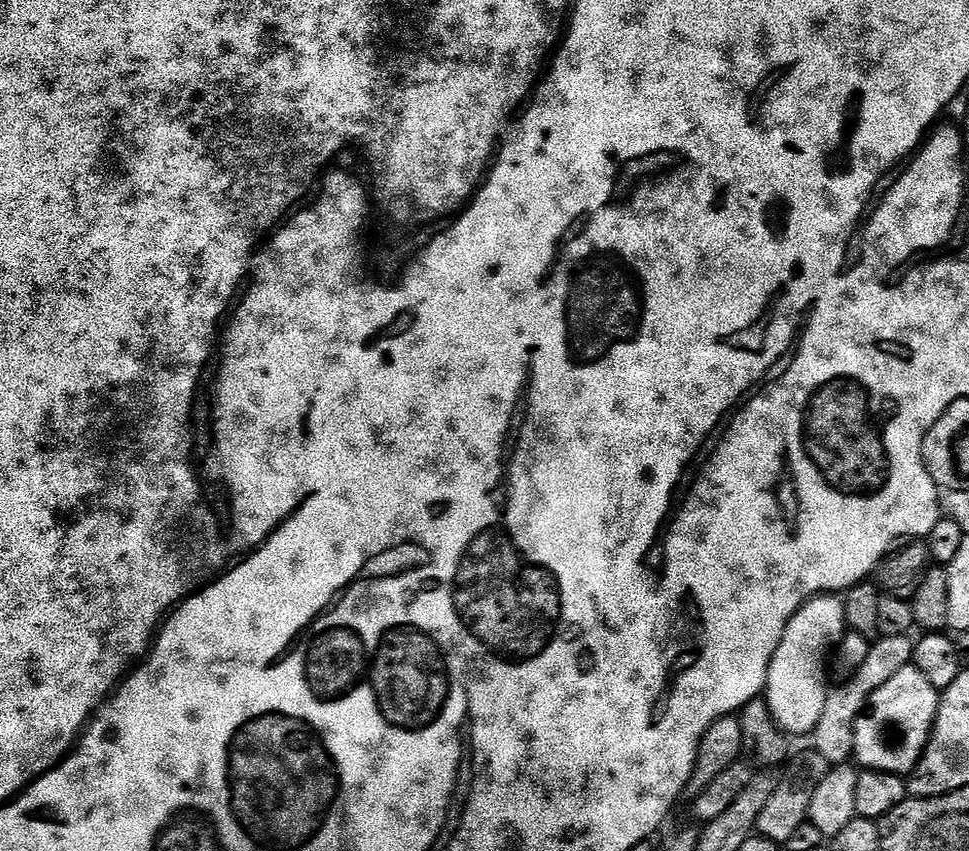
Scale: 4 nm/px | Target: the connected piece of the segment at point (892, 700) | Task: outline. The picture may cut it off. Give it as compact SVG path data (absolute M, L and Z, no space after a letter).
M914 666L898 670L886 686L878 686L869 698L854 730L854 760L861 769L911 774L932 736L941 693Z

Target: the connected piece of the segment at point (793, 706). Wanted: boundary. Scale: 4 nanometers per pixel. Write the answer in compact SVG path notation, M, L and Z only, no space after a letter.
M836 594L812 597L790 618L786 634L782 634L778 650L774 650L766 685L772 716L789 737L815 733L830 691L830 657L845 634L844 602Z

